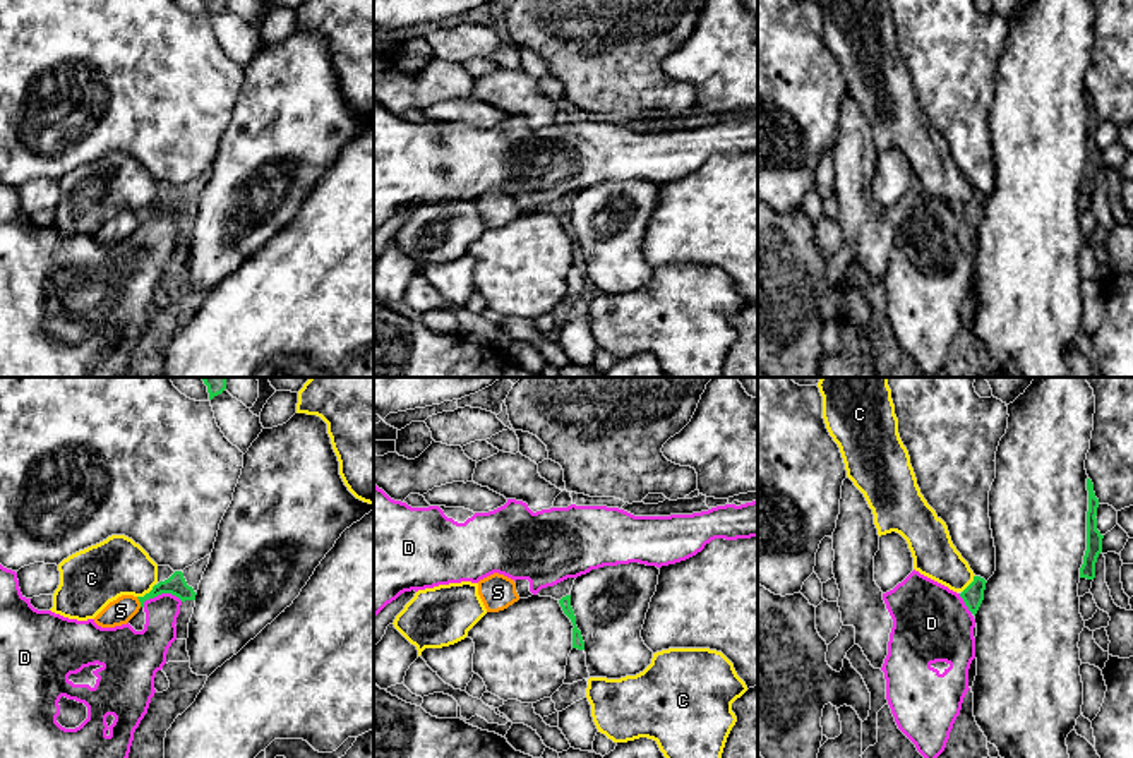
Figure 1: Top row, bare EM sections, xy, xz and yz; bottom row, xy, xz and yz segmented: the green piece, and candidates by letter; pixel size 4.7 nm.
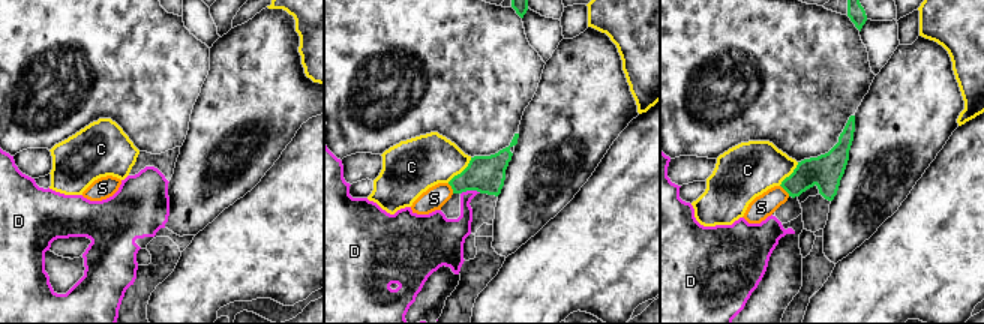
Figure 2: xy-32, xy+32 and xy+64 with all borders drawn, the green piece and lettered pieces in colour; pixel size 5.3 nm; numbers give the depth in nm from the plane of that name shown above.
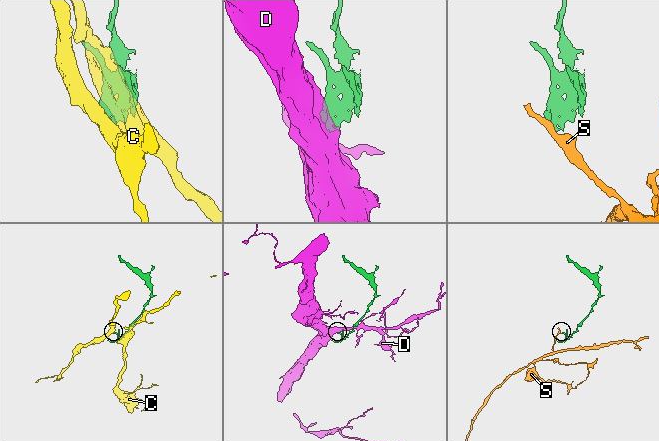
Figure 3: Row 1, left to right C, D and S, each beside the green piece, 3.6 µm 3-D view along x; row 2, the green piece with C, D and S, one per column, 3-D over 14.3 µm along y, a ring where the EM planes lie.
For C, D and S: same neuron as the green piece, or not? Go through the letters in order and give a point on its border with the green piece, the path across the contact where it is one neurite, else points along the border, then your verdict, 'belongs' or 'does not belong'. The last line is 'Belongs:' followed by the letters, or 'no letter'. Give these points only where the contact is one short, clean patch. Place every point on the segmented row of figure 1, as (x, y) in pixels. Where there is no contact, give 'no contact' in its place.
C: contact xy (146, 594); border xy (155, 583), (137, 597); does not belong
D: contact xy (161, 592); border xy (182, 601), (170, 594), (158, 594), (143, 606); does not belong
S: contact xy (139, 601); border xy (136, 597), (141, 606); does not belong
Belongs: no letter

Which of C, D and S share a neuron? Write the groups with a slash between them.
C / D / S

